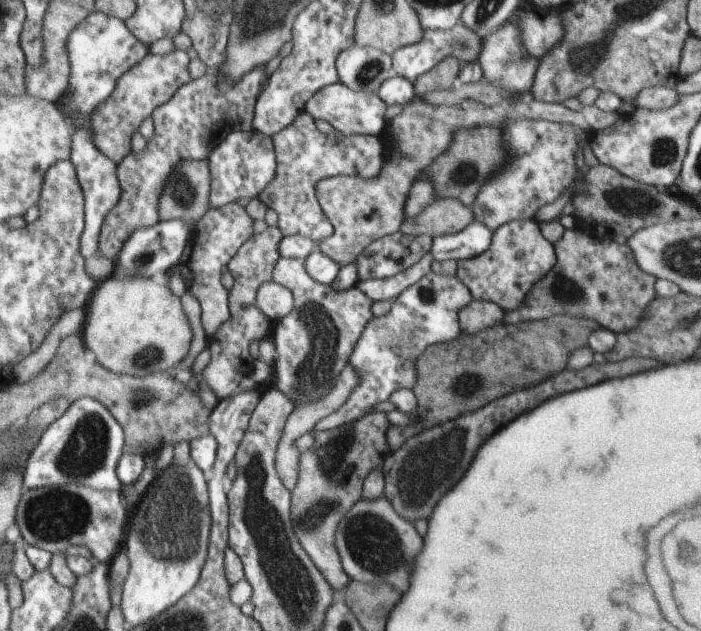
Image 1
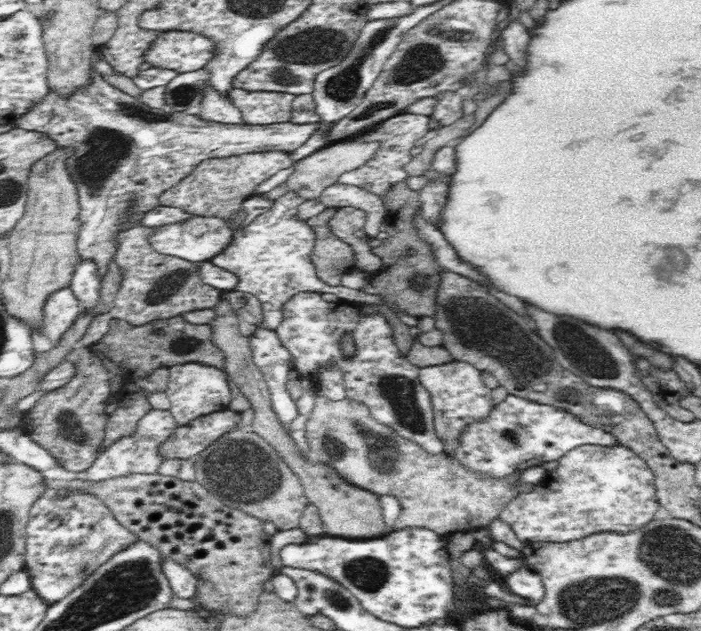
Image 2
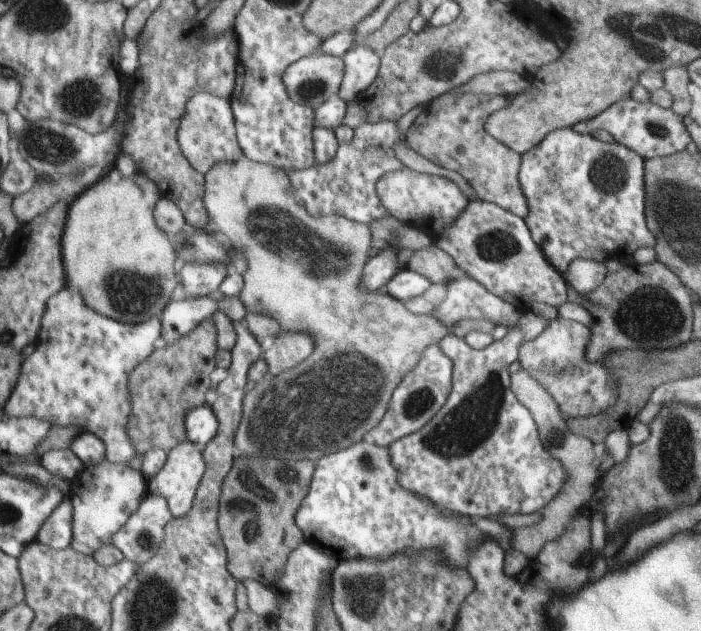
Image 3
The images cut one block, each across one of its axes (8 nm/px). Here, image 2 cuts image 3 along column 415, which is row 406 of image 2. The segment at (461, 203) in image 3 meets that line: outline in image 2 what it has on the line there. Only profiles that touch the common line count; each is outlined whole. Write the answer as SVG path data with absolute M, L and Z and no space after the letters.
M176 364L168 368L170 380L168 380L168 398L170 398L170 412L178 426L188 426L192 420L228 410L228 404L232 400L230 390L230 376L224 368L206 366L206 364Z

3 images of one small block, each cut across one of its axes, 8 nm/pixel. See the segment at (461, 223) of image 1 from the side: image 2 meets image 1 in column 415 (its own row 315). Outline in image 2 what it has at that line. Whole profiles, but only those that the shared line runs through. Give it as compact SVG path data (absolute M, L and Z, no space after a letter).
M220 300L220 304L216 304L214 308L216 318L212 320L212 342L224 352L224 360L226 360L226 374L232 378L234 384L238 384L238 388L246 394L252 412L254 412L254 420L250 430L256 432L266 444L272 444L280 456L288 462L288 466L292 468L292 472L298 474L306 498L308 502L318 510L320 522L322 522L322 532L328 536L342 536L342 538L370 538L380 534L388 534L390 526L384 524L382 520L382 506L380 506L380 496L376 496L374 492L348 484L348 480L344 480L344 476L338 476L336 468L330 464L322 464L322 462L308 462L308 458L304 458L302 450L298 448L298 444L292 440L290 430L278 420L274 408L272 408L272 398L268 396L268 382L264 380L264 376L260 374L260 370L254 366L254 358L252 358L252 348L250 348L250 338L246 334L242 334L240 328L240 320L234 314L230 302Z

